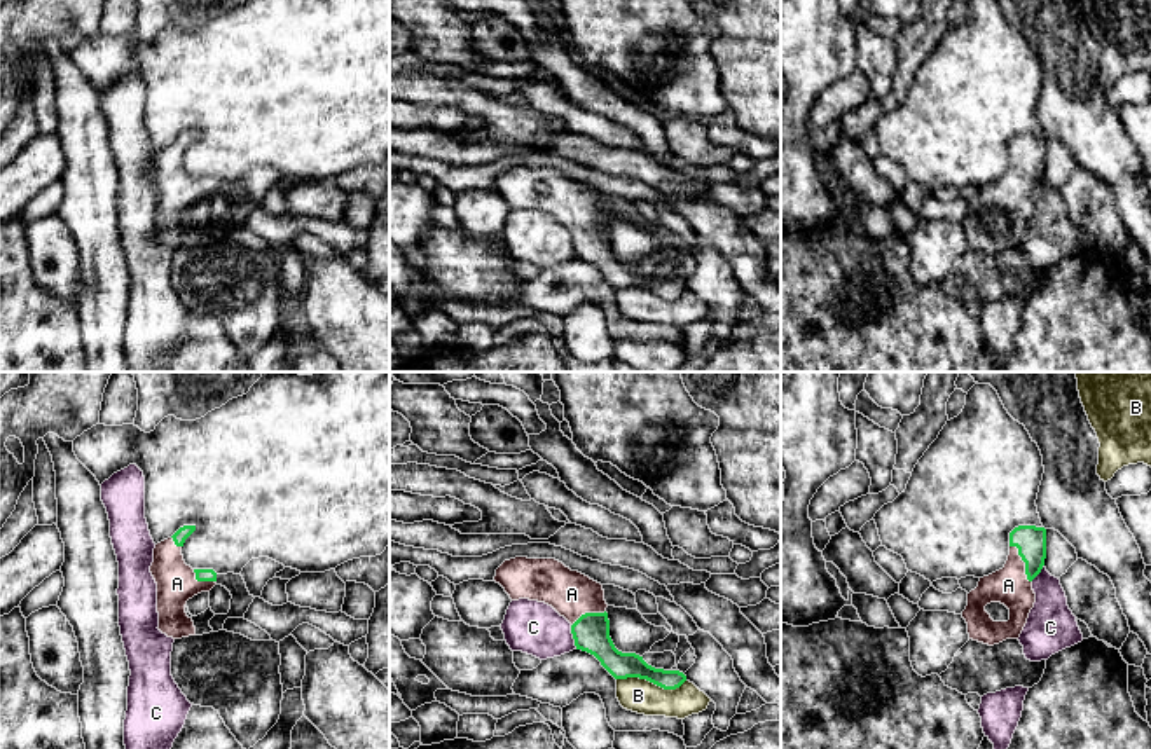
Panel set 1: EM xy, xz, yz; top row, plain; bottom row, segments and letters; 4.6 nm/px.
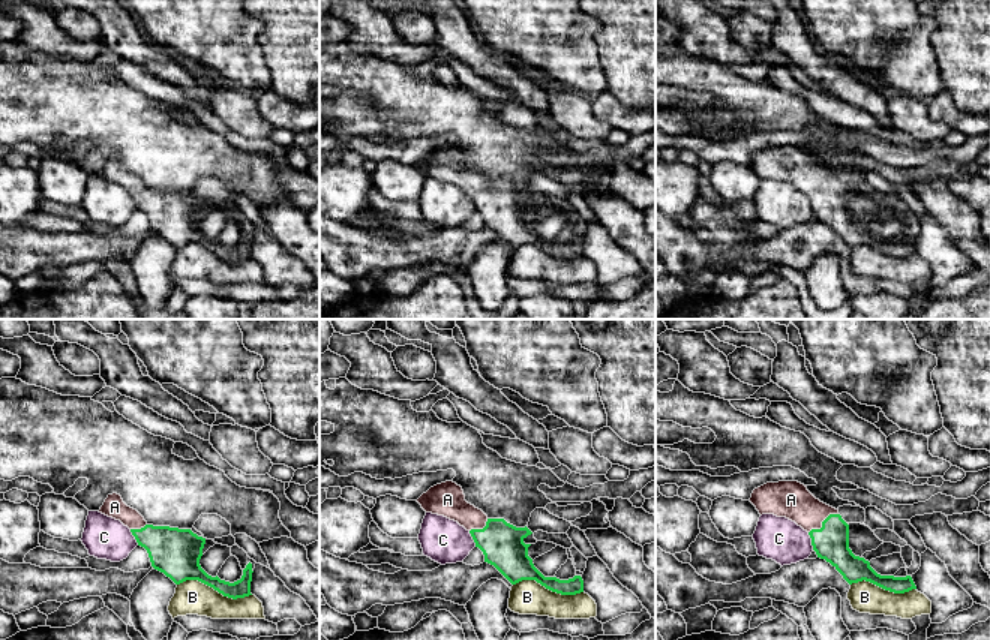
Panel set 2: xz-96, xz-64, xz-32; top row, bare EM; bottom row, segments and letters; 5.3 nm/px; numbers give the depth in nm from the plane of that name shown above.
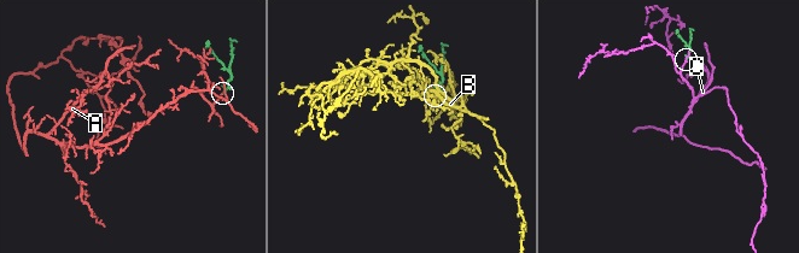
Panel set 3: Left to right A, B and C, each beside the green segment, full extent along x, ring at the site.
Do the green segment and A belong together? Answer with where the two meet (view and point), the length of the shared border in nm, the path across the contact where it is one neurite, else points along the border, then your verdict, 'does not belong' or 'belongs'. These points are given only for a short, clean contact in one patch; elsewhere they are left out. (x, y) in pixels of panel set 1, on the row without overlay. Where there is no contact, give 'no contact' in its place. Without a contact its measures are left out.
yz (1024, 170) | 200 nm | across yz (1031, 151), (1024, 170), (1017, 185), (1008, 194) | belongs

